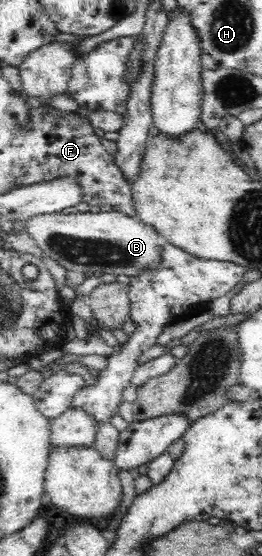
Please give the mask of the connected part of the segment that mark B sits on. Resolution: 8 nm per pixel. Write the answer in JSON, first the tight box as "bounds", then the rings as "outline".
{"bounds":[25,208,167,277],"outline":[[[110,208],[93,209],[88,212],[77,212],[64,214],[49,213],[30,217],[25,221],[26,233],[33,237],[36,245],[43,251],[45,257],[51,257],[58,261],[68,271],[84,273],[88,277],[94,275],[114,274],[128,275],[144,273],[144,271],[158,271],[161,260],[162,244],[167,241],[151,225],[146,225],[137,217],[126,215],[120,208],[113,210]]]}

